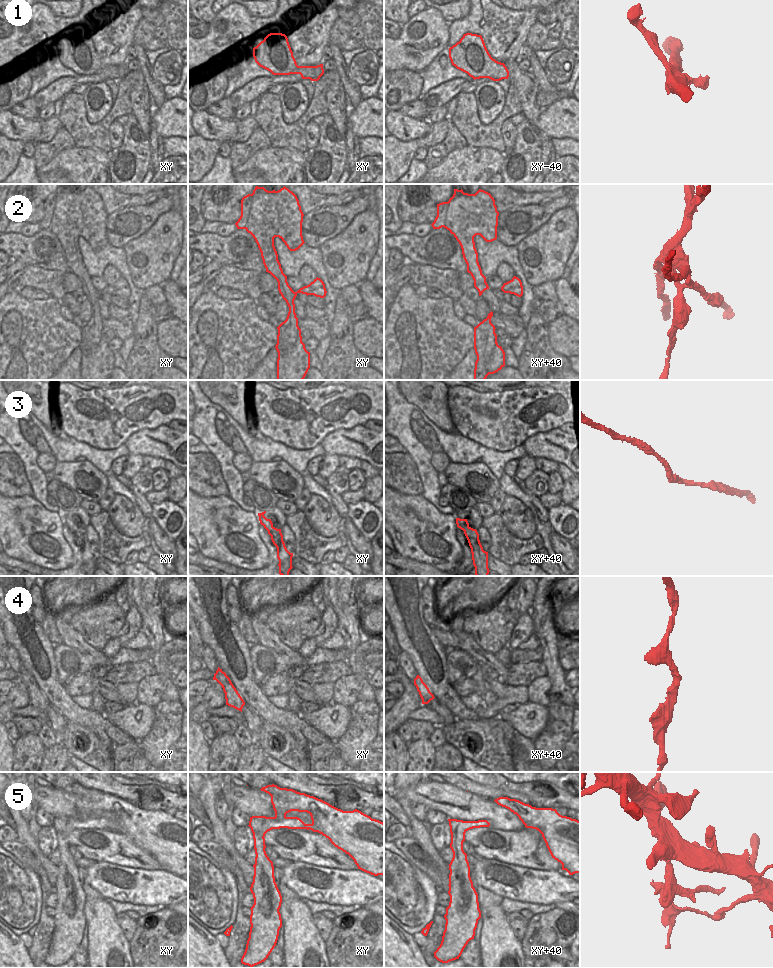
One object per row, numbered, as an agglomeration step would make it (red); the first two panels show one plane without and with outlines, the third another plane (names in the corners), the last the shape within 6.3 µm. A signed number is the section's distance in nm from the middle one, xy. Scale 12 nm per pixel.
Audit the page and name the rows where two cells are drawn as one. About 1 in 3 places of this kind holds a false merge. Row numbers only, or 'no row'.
2, 5

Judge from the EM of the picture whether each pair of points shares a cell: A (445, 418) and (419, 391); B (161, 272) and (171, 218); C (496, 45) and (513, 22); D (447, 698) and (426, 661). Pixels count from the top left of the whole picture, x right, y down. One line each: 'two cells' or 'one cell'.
A: one cell
B: one cell
C: one cell
D: one cell

